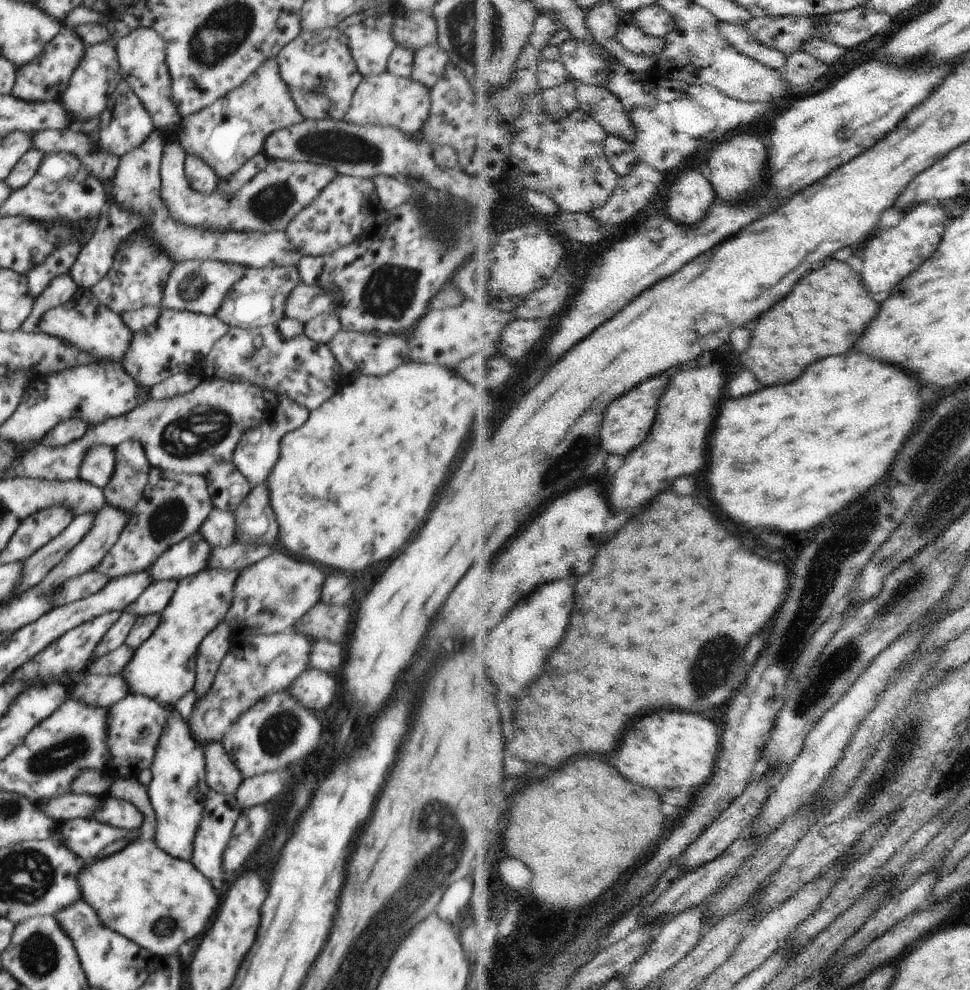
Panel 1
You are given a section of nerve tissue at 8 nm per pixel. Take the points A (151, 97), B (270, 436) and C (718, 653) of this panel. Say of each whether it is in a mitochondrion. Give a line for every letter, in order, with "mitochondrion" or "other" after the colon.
A: other
B: other
C: mitochondrion

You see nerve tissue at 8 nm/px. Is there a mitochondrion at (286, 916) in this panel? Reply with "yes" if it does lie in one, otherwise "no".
no

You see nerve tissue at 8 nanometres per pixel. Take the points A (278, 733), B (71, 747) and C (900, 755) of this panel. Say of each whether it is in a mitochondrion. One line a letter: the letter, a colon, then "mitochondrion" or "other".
A: mitochondrion
B: mitochondrion
C: mitochondrion

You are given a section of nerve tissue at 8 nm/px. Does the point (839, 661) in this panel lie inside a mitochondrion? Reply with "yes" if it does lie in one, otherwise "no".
yes

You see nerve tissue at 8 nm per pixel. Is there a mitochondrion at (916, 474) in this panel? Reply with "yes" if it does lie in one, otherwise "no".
yes

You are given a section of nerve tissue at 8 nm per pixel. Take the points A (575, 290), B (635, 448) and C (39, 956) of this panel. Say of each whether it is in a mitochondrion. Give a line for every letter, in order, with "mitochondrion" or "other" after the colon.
A: other
B: other
C: mitochondrion

